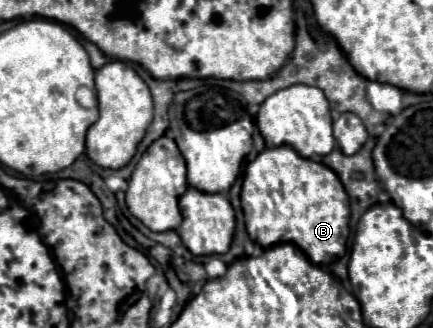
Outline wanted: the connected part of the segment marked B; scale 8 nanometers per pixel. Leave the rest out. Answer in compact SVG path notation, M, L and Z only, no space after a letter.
M290 146L266 148L248 164L242 184L242 210L250 238L264 248L280 242L296 244L318 266L346 254L350 202L342 182L328 166L302 158Z

